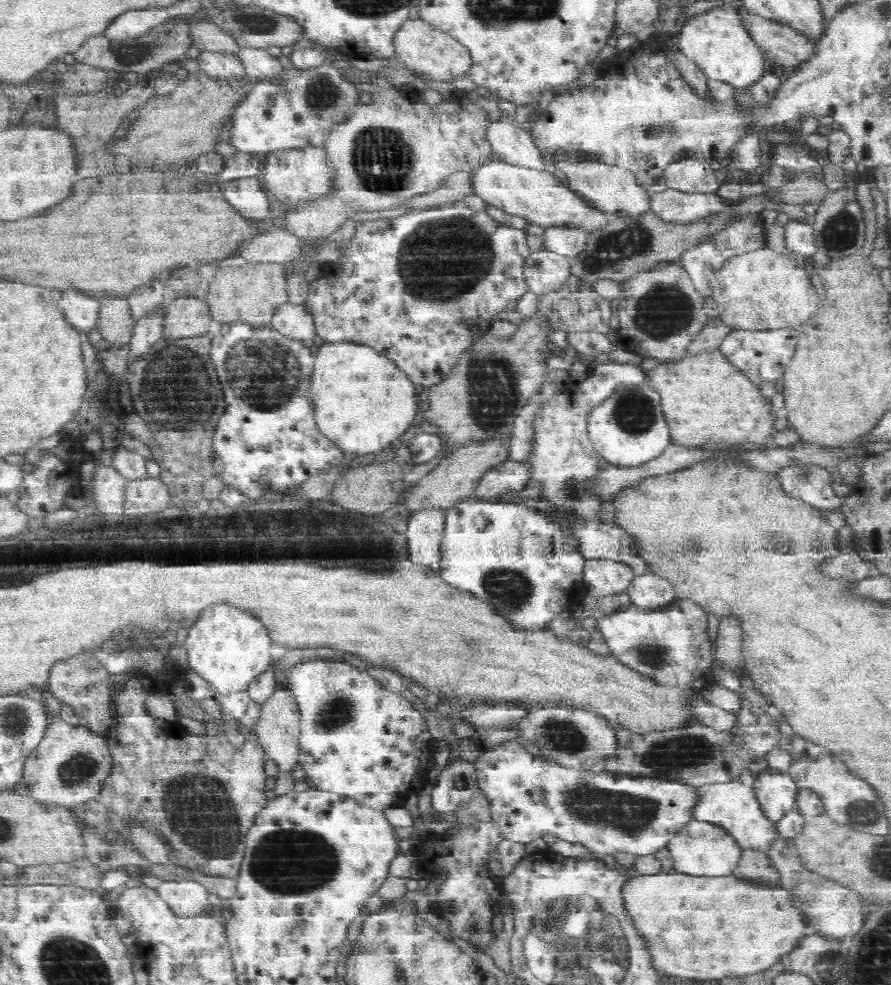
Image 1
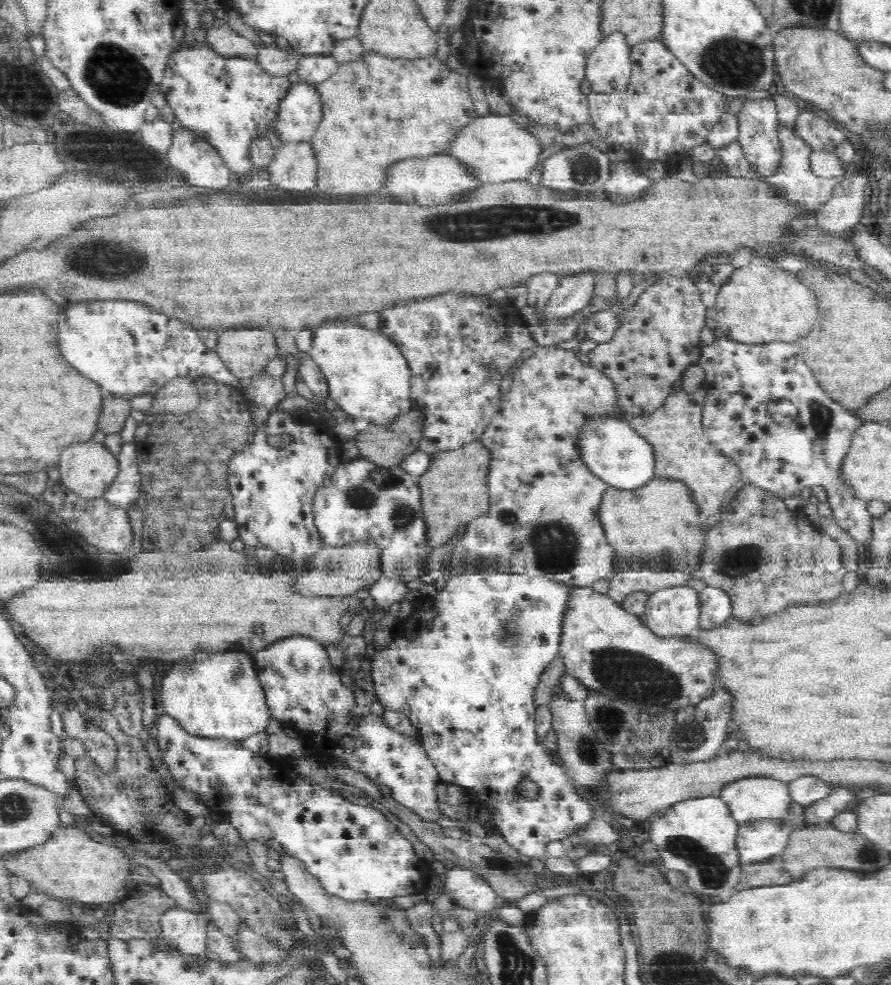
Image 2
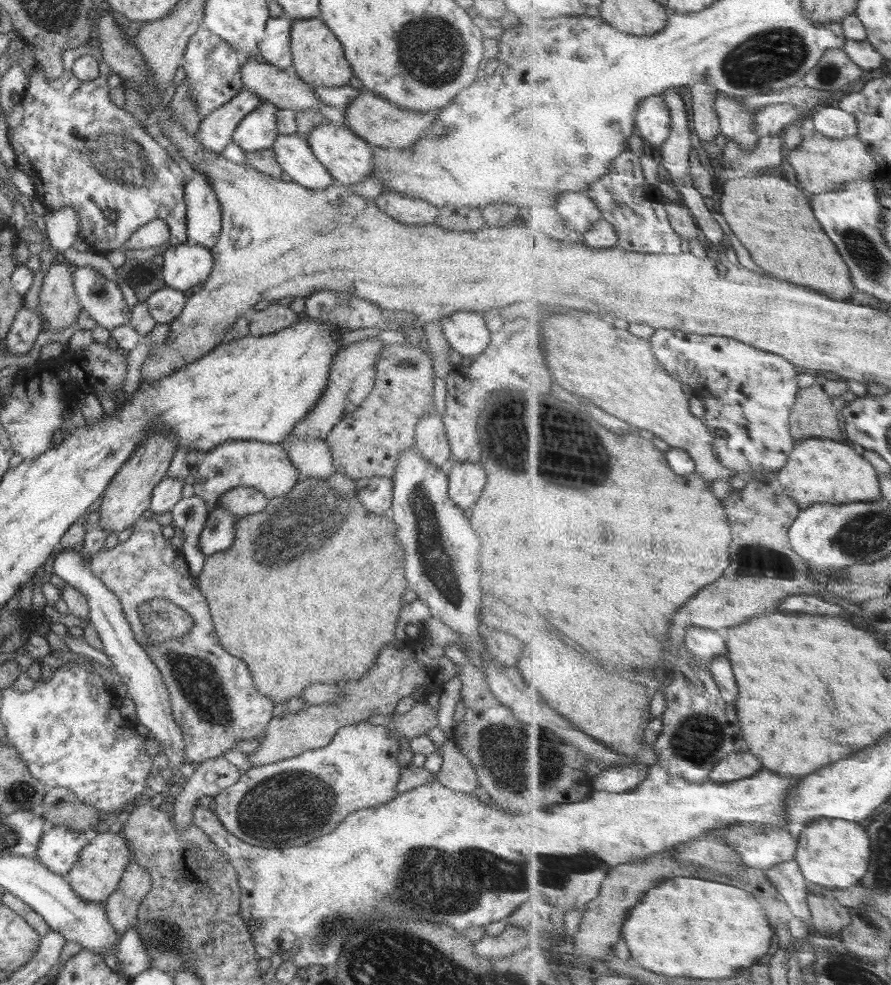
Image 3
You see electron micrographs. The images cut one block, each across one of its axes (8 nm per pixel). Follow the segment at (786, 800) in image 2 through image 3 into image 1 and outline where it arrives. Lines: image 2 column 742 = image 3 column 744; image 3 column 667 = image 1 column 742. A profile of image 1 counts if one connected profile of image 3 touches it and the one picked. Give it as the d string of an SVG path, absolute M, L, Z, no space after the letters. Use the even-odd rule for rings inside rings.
M746 767L731 781L704 785L703 799L695 808L694 818L722 827L730 836L733 836L742 851L753 850L767 855L772 843L779 840L777 822L767 815L756 798L754 781L754 773Z

